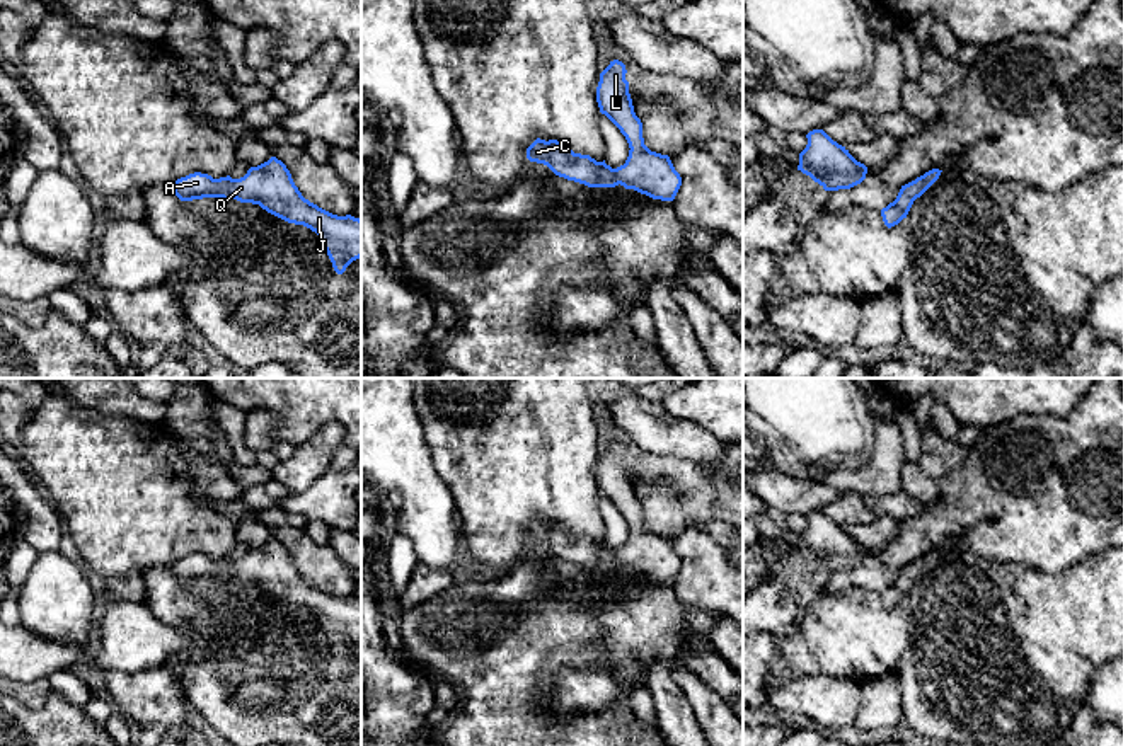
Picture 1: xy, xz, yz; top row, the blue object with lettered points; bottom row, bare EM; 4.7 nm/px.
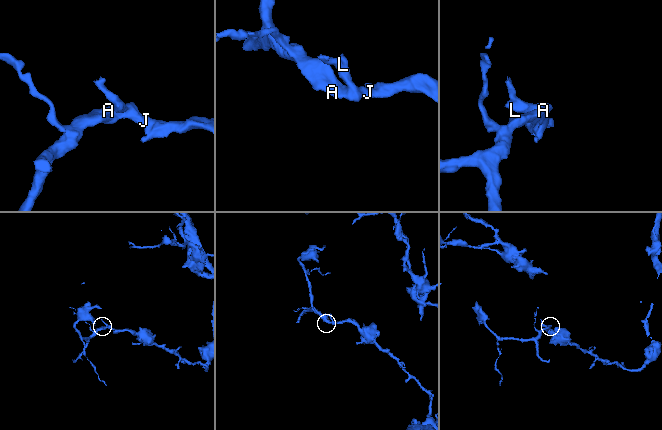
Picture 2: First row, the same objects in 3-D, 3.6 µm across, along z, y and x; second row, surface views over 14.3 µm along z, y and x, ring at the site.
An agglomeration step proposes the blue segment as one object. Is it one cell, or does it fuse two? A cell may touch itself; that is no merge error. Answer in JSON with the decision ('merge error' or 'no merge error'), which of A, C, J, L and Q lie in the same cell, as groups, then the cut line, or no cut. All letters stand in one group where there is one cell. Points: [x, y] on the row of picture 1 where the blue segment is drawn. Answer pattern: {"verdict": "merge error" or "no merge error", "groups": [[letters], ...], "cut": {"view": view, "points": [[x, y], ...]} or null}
{"verdict": "no merge error", "groups": [["A", "C", "J", "L", "Q"]], "cut": null}

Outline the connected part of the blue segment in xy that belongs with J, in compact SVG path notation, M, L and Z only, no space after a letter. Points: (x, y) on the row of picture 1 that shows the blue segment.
M271 157L251 167L240 179L230 175L213 179L194 172L169 184L181 201L203 198L237 199L259 204L268 213L315 232L337 274L361 257L361 220L351 215L337 216L302 196L286 165Z

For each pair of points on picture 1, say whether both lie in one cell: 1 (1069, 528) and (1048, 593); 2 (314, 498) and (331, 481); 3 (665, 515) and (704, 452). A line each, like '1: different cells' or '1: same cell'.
1: different cells
2: same cell
3: different cells

